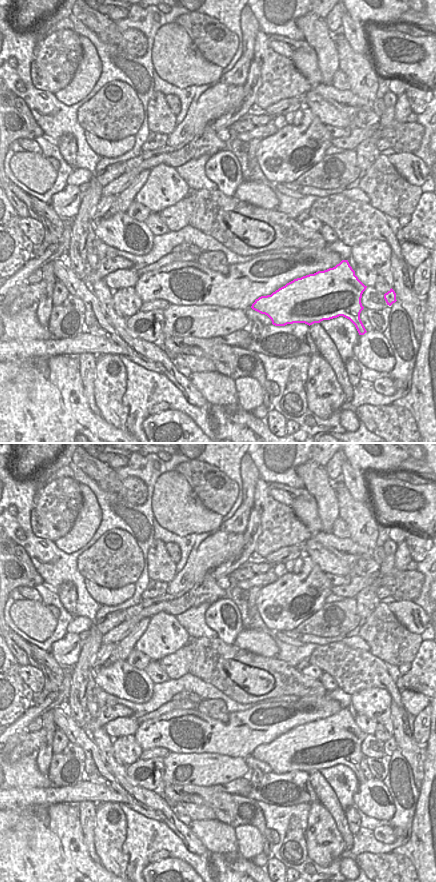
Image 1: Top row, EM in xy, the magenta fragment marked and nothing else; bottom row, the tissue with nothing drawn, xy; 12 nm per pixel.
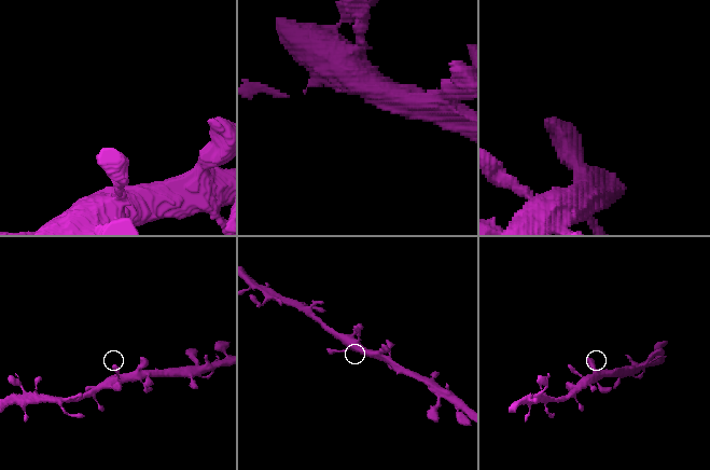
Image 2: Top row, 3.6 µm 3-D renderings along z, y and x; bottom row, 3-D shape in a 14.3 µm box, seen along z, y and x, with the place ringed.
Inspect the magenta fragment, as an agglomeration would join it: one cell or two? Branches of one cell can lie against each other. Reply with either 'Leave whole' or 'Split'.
Leave whole.

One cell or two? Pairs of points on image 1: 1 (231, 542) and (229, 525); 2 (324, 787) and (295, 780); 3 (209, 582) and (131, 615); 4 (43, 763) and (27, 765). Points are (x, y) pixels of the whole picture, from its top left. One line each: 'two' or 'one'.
1: two
2: two
3: one
4: two

